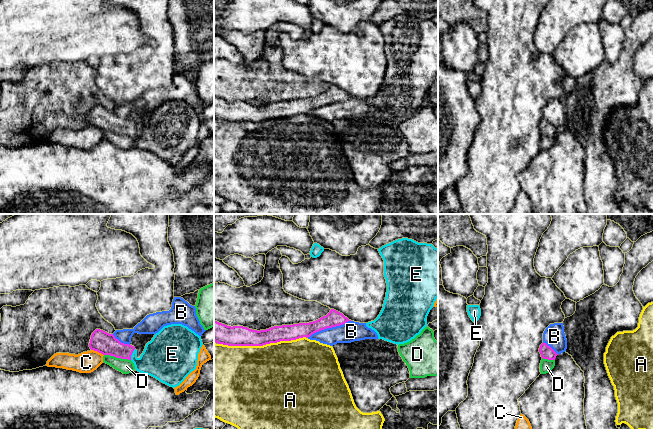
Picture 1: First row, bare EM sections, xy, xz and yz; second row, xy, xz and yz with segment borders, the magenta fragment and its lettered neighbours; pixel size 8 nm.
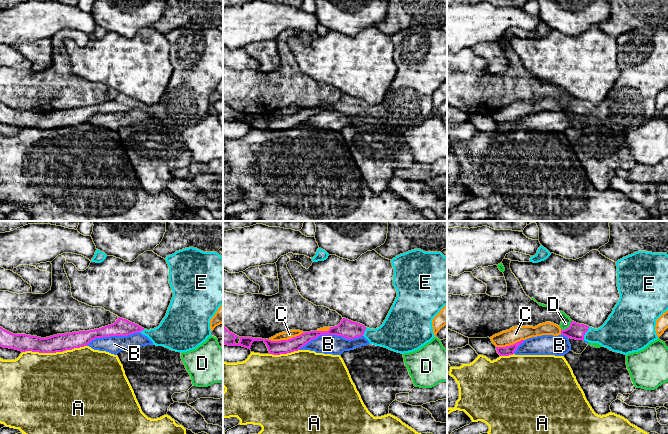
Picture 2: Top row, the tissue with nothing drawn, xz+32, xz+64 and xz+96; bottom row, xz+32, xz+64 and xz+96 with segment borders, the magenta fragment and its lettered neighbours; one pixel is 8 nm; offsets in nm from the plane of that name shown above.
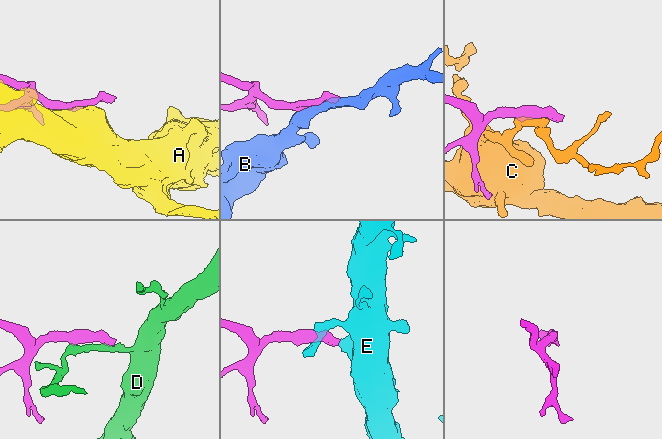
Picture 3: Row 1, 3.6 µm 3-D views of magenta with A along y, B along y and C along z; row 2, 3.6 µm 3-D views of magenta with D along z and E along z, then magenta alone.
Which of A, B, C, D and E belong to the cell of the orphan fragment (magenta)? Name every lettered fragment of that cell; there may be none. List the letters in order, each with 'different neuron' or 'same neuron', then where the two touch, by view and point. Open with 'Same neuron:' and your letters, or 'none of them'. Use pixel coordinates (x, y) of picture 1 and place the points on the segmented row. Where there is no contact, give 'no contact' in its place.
Same neuron: E
A: different neuron | xz (262, 345)
B: different neuron | xz (328, 327)
C: different neuron | xy (97, 351)
D: different neuron | xy (117, 357)
E: same neuron | xy (131, 354)

